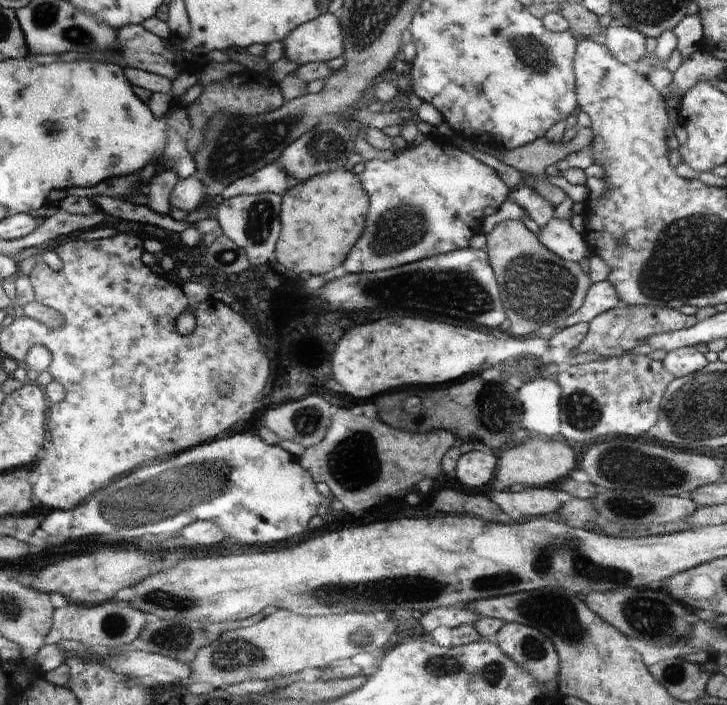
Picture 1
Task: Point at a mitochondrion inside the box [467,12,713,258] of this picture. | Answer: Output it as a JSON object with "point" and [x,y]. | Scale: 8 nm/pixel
{"point":[537,56]}

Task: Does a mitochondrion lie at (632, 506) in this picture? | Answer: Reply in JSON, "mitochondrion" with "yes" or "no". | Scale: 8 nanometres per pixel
{"mitochondrion":"yes"}

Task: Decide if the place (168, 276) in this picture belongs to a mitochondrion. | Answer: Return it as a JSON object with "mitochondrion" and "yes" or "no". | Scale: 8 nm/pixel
{"mitochondrion":"no"}

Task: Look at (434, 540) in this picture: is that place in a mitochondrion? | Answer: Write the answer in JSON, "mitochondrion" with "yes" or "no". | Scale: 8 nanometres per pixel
{"mitochondrion":"no"}

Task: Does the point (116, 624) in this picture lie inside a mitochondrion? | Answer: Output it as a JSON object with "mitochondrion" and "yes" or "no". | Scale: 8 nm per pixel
{"mitochondrion":"yes"}

